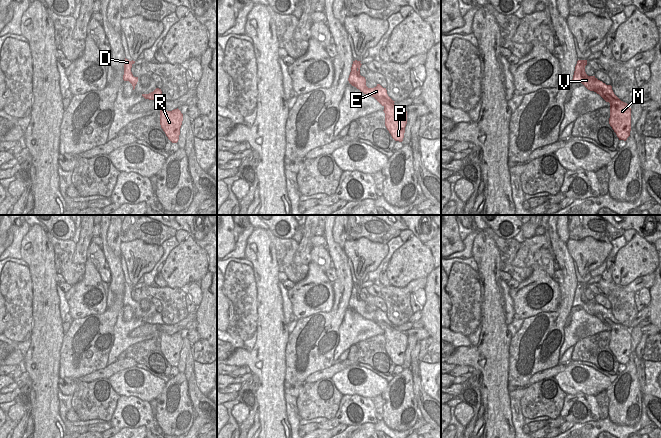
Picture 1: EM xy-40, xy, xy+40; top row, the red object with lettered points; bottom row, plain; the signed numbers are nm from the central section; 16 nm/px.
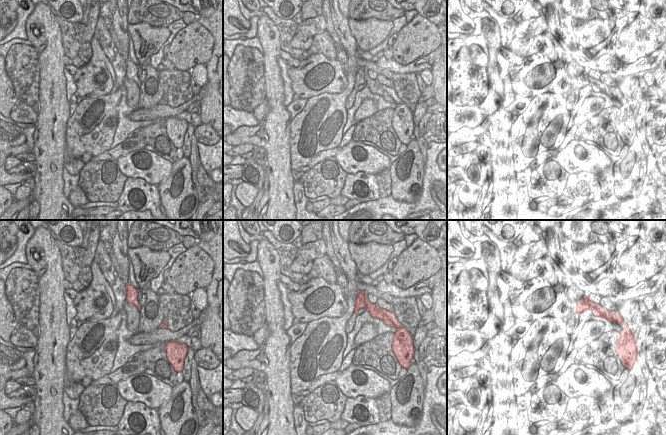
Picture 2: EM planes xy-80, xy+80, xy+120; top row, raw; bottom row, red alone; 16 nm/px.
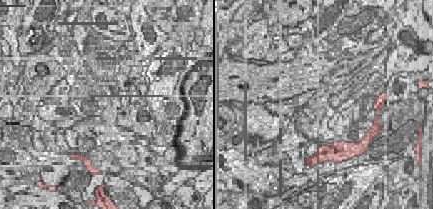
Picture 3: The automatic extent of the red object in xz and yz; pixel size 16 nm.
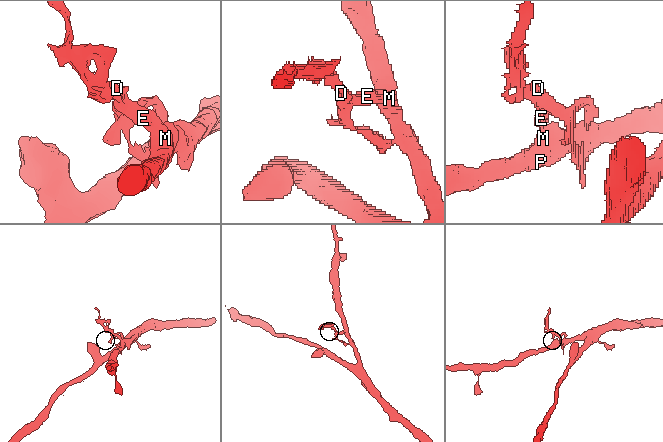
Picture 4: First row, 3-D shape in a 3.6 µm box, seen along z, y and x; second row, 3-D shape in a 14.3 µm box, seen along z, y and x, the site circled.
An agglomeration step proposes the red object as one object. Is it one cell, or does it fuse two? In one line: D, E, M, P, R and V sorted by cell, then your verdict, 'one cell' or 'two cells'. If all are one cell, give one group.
D E V / M P R; two cells

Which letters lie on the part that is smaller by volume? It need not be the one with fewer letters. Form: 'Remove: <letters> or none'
Remove: D, E, V

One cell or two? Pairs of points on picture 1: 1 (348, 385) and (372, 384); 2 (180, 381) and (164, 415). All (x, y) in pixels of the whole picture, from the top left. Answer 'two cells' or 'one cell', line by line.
1: one cell
2: one cell

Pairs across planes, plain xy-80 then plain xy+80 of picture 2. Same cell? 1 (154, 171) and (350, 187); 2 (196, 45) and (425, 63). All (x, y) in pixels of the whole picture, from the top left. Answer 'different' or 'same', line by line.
1: different
2: different

